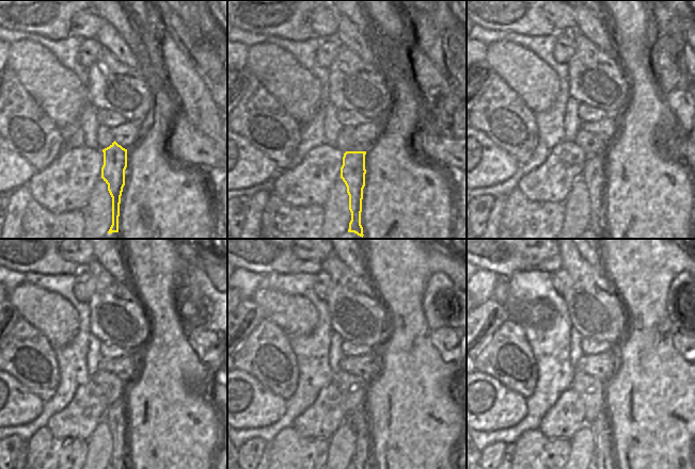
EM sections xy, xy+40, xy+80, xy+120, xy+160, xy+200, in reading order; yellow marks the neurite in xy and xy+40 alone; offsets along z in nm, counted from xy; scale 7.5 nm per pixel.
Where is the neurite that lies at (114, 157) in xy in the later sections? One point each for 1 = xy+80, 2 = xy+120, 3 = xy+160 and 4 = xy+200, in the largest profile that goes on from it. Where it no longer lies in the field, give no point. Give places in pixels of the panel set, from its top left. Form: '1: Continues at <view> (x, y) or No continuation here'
1: Continues at xy+80 (593, 174)
2: Continues at xy+120 (116, 411)
3: Continues at xy+160 (359, 455)
4: Continues at xy+200 (599, 455)

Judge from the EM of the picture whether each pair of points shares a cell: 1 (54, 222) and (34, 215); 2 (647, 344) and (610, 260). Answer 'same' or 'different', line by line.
1: same
2: same

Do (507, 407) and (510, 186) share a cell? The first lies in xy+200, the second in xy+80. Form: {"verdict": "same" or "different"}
{"verdict": "different"}

